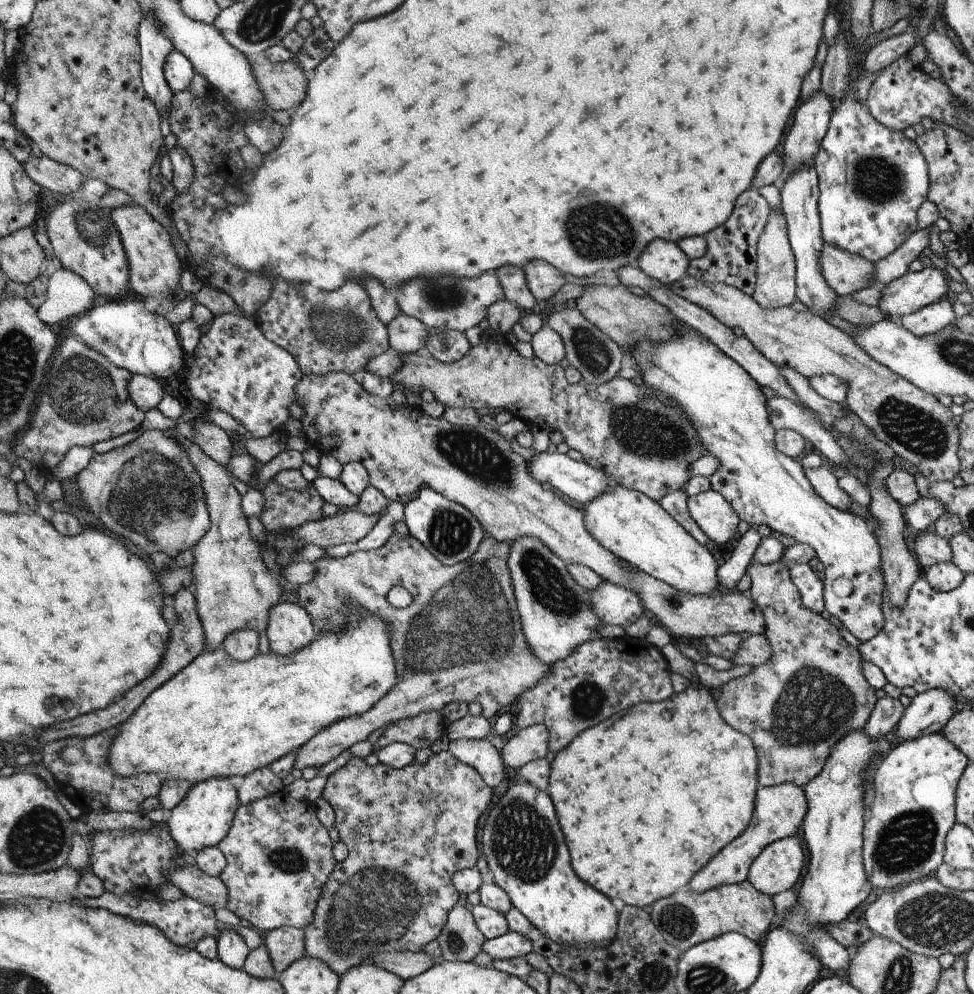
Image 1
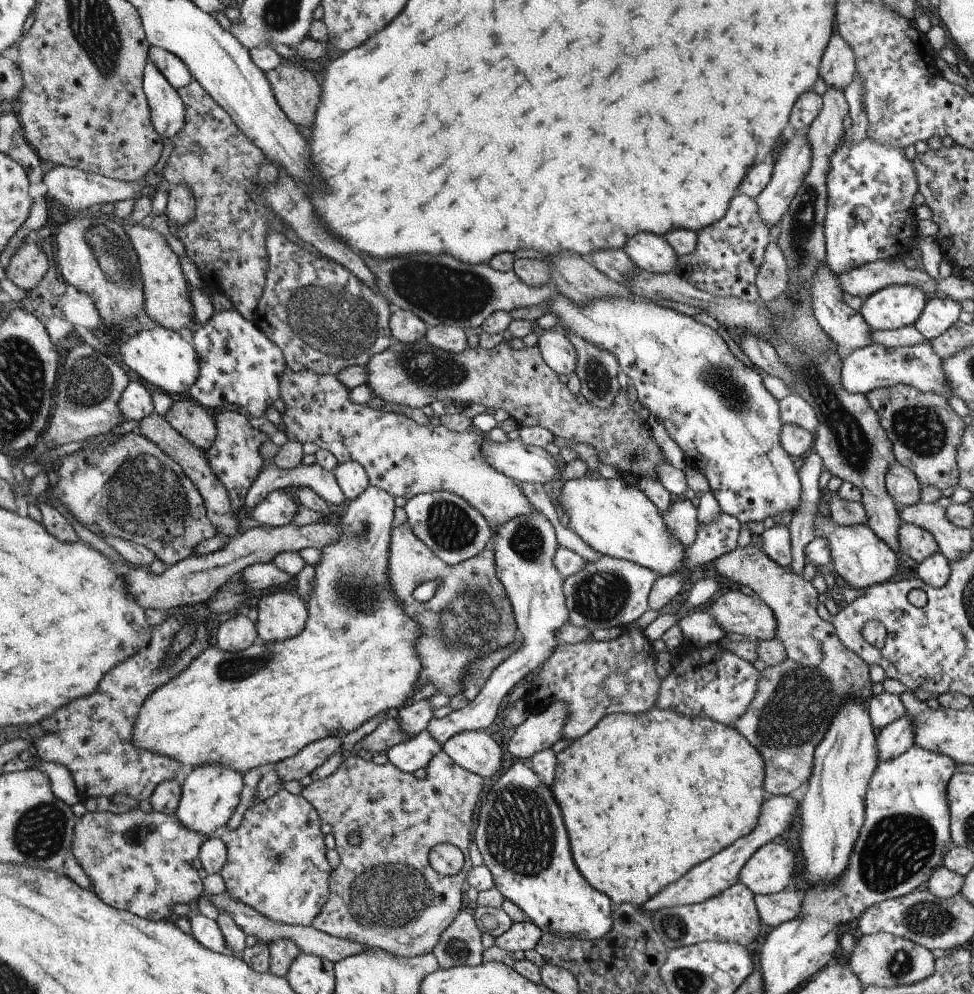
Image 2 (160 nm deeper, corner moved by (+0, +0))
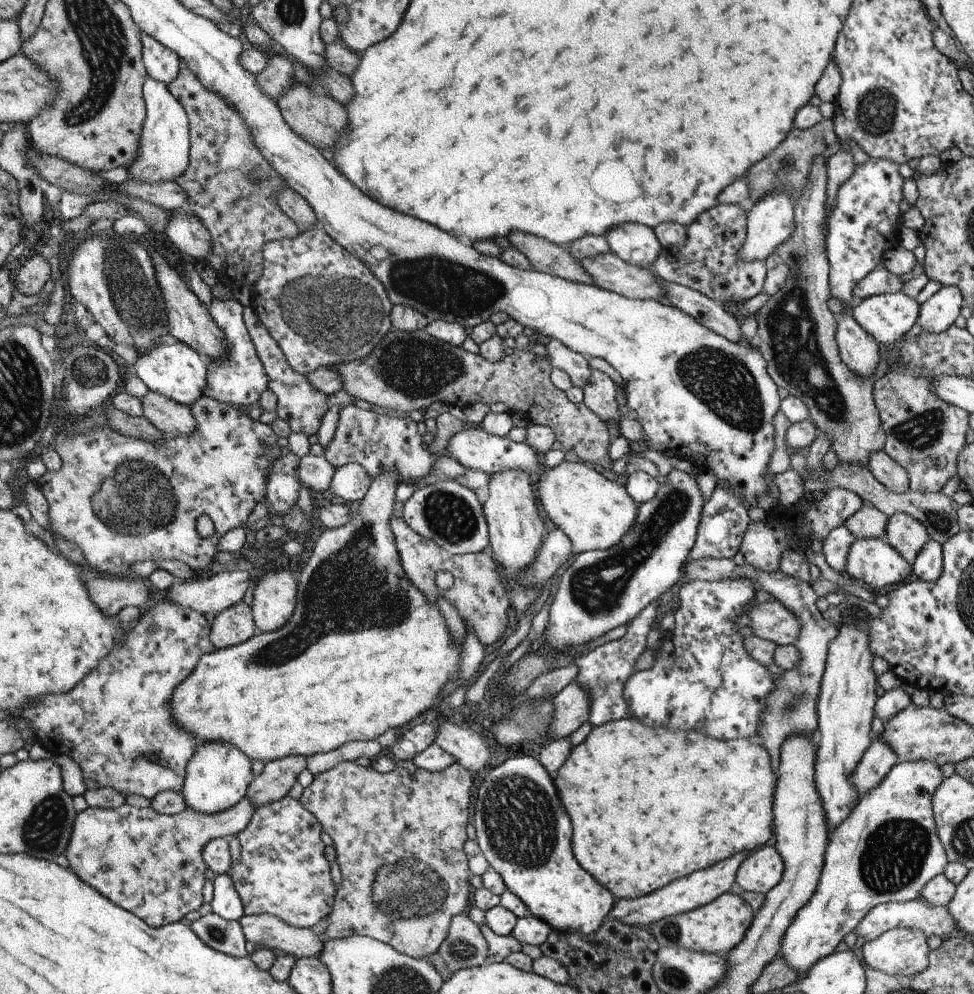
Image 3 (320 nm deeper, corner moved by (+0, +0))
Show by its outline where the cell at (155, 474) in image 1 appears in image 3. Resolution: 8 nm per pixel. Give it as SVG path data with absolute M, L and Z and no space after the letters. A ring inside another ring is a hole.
M202 395L196 403L192 404L192 412L197 419L196 431L186 433L180 437L172 437L168 434L165 435L165 439L157 440L157 443L140 437L126 436L106 425L88 429L86 432L60 431L55 435L53 447L60 455L62 466L55 471L47 470L37 479L36 483L49 503L48 522L51 530L58 537L74 543L84 555L88 568L94 570L97 574L112 574L113 577L118 578L134 578L136 577L134 572L138 572L138 564L146 564L148 560L180 561L193 569L206 569L210 564L215 563L222 538L230 531L244 526L244 522L248 520L250 512L256 508L256 504L260 504L264 500L264 496L266 496L266 470L270 468L272 462L280 458L282 453L286 451L278 447L278 437L272 431L270 425L265 425L259 420L252 421L248 418L247 410L214 400L206 395ZM202 514L206 514L208 518L211 518L215 526L214 534L206 539L201 538L196 532L196 520Z

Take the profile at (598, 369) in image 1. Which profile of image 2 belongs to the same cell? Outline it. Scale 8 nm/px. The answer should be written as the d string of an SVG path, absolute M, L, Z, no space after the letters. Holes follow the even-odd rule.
M565 331L564 334L573 342L577 352L575 374L581 382L580 394L594 406L607 409L620 388L616 379L620 371L618 361L610 352L595 347L591 342Z

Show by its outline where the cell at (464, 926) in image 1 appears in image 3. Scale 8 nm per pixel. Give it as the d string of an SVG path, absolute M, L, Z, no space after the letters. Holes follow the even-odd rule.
M466 914L457 915L452 920L449 936L436 952L448 974L484 965L486 956L489 956L489 946L486 946L480 929Z

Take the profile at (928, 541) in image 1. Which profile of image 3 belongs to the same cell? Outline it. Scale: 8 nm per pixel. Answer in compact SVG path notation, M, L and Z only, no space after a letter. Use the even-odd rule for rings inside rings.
M896 513L887 517L885 530L888 544L900 553L911 566L918 551L930 540L926 527L906 513Z

